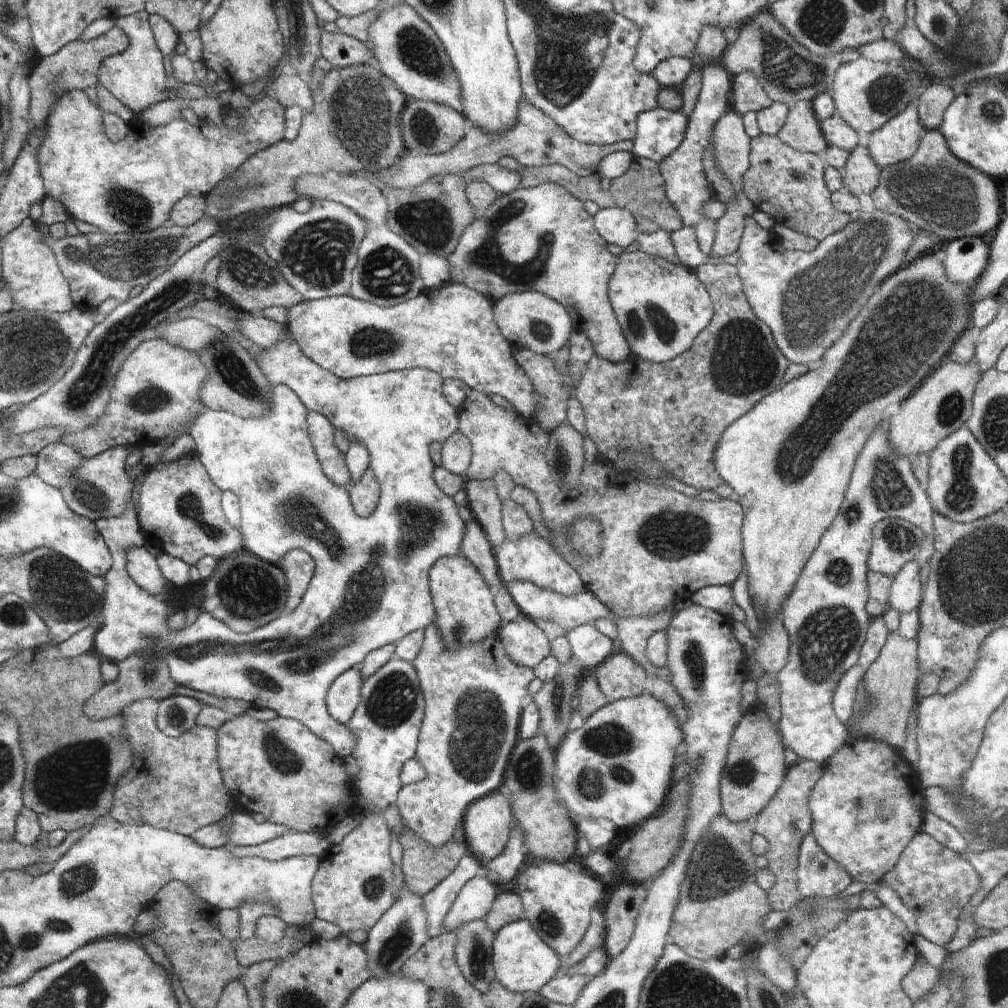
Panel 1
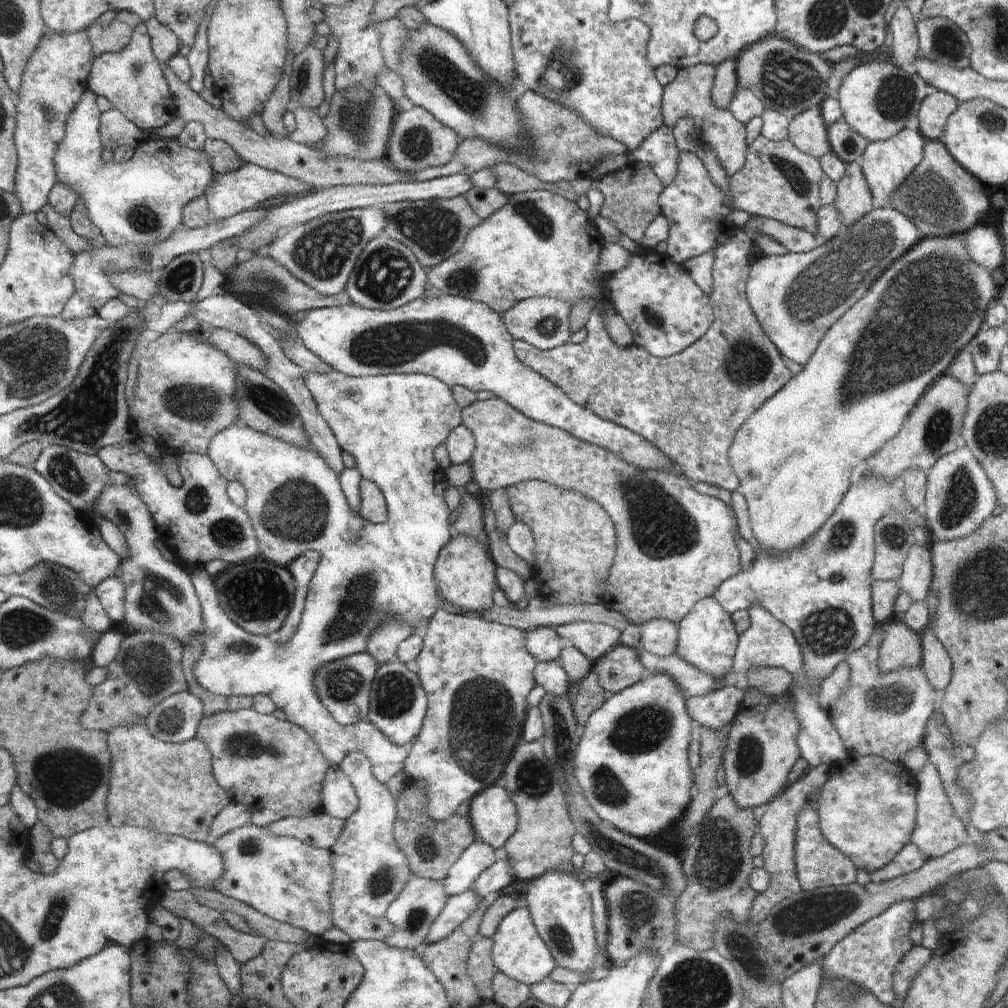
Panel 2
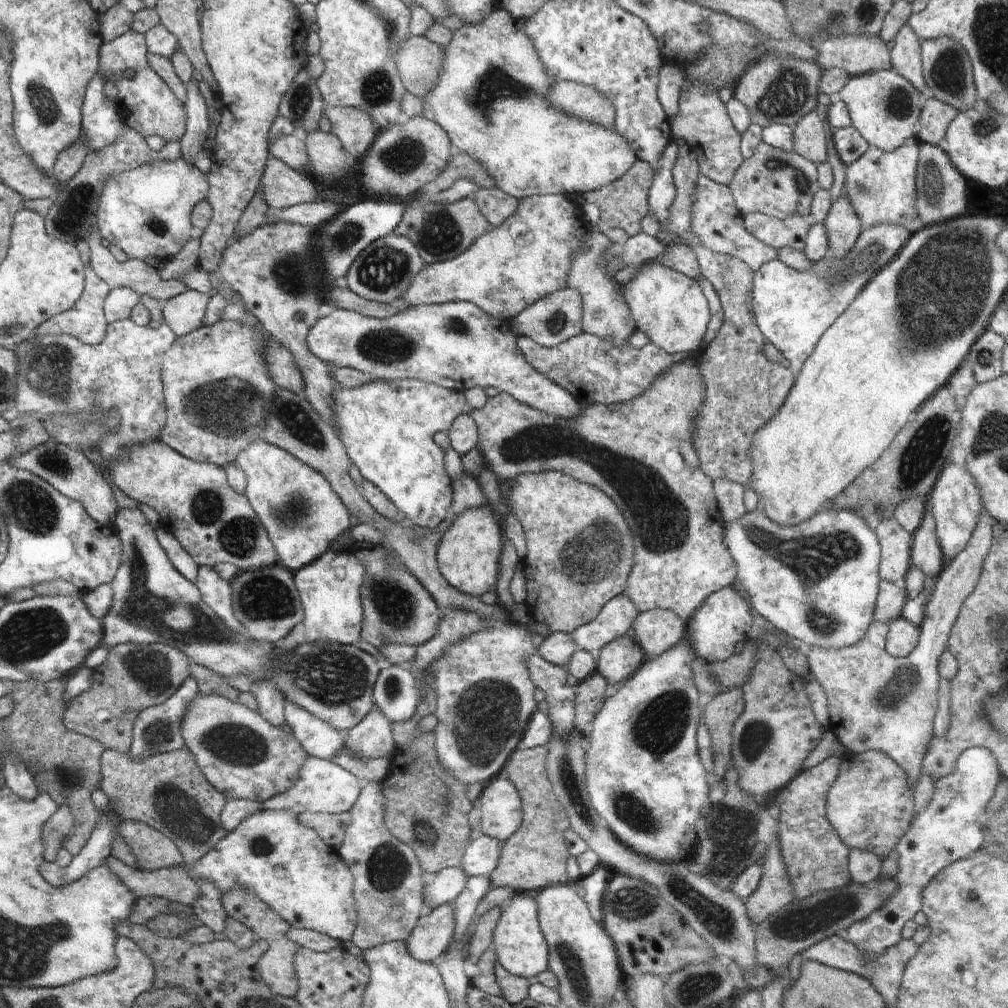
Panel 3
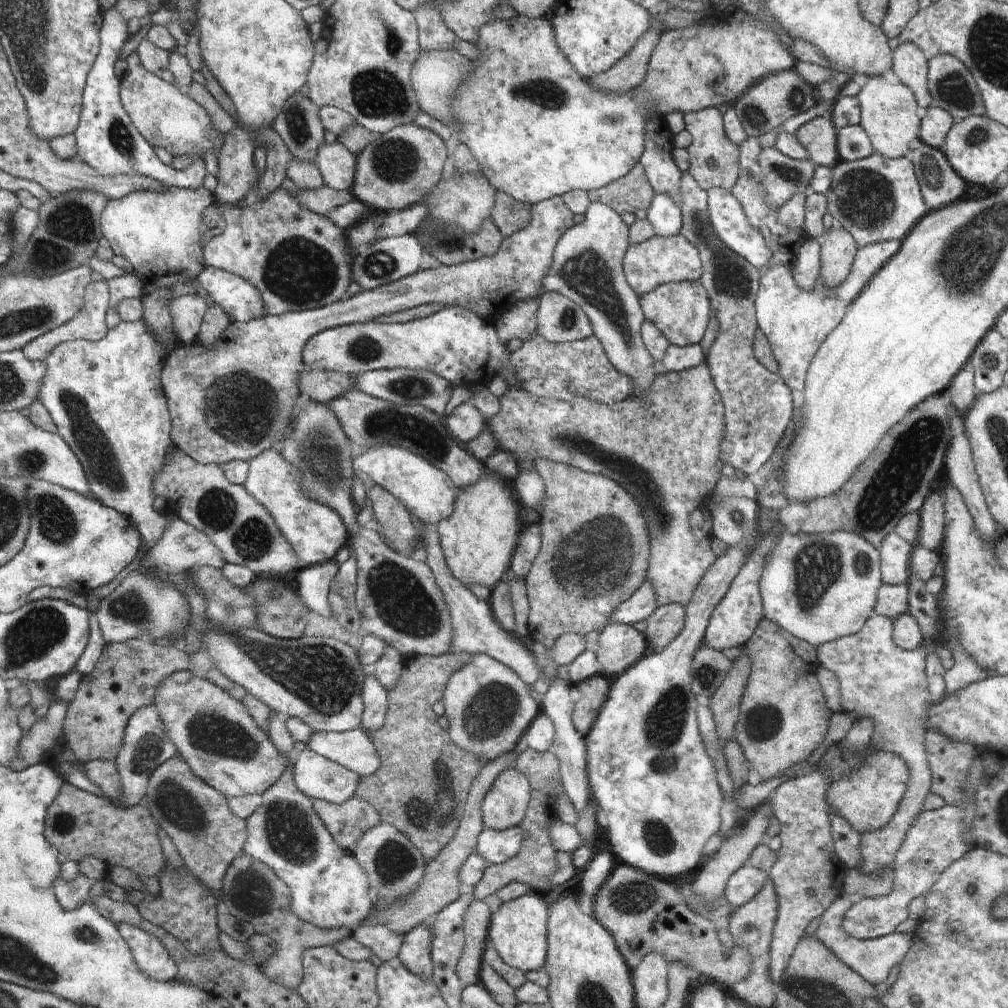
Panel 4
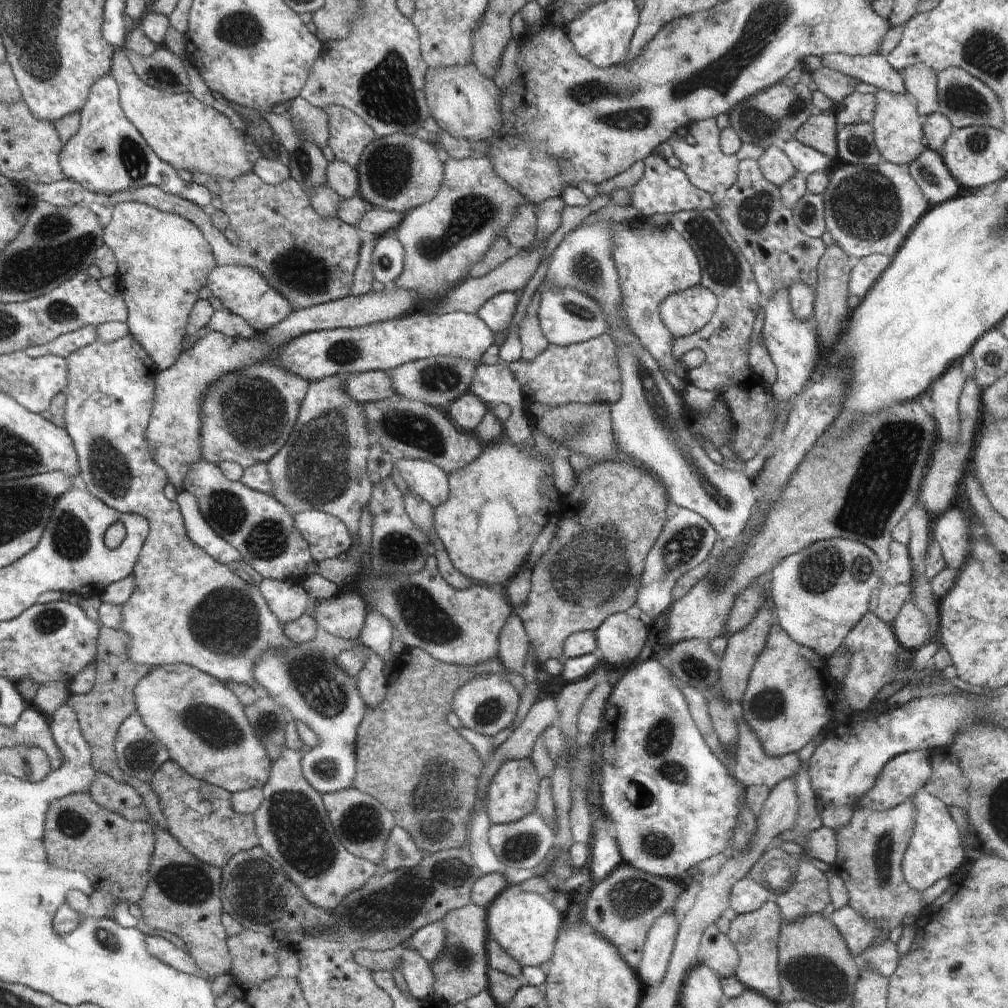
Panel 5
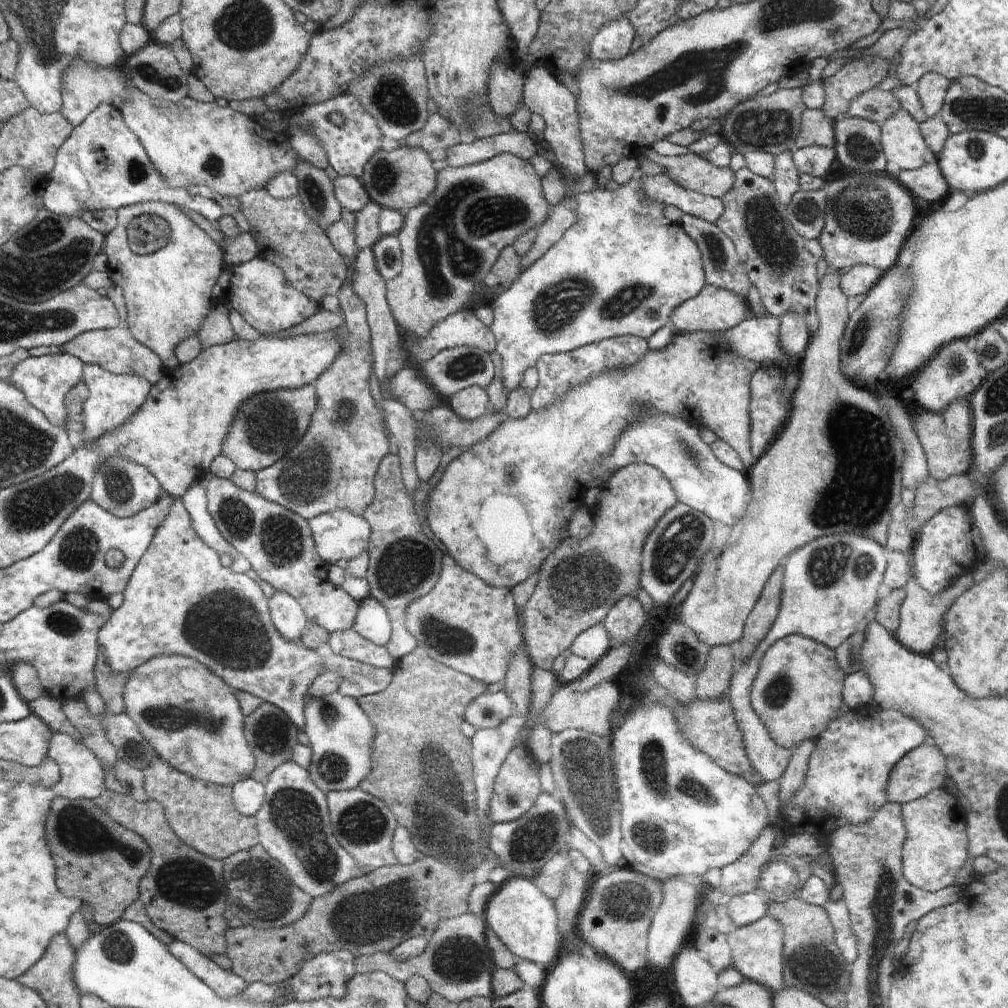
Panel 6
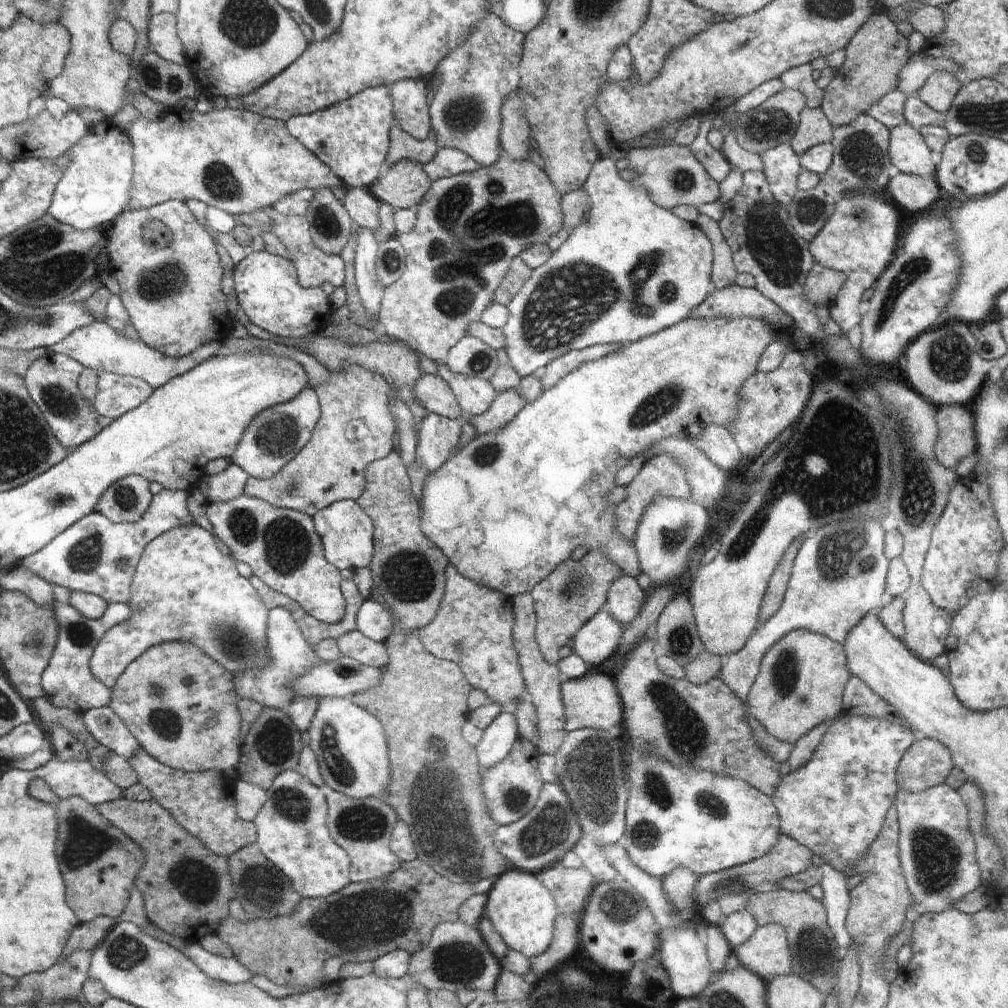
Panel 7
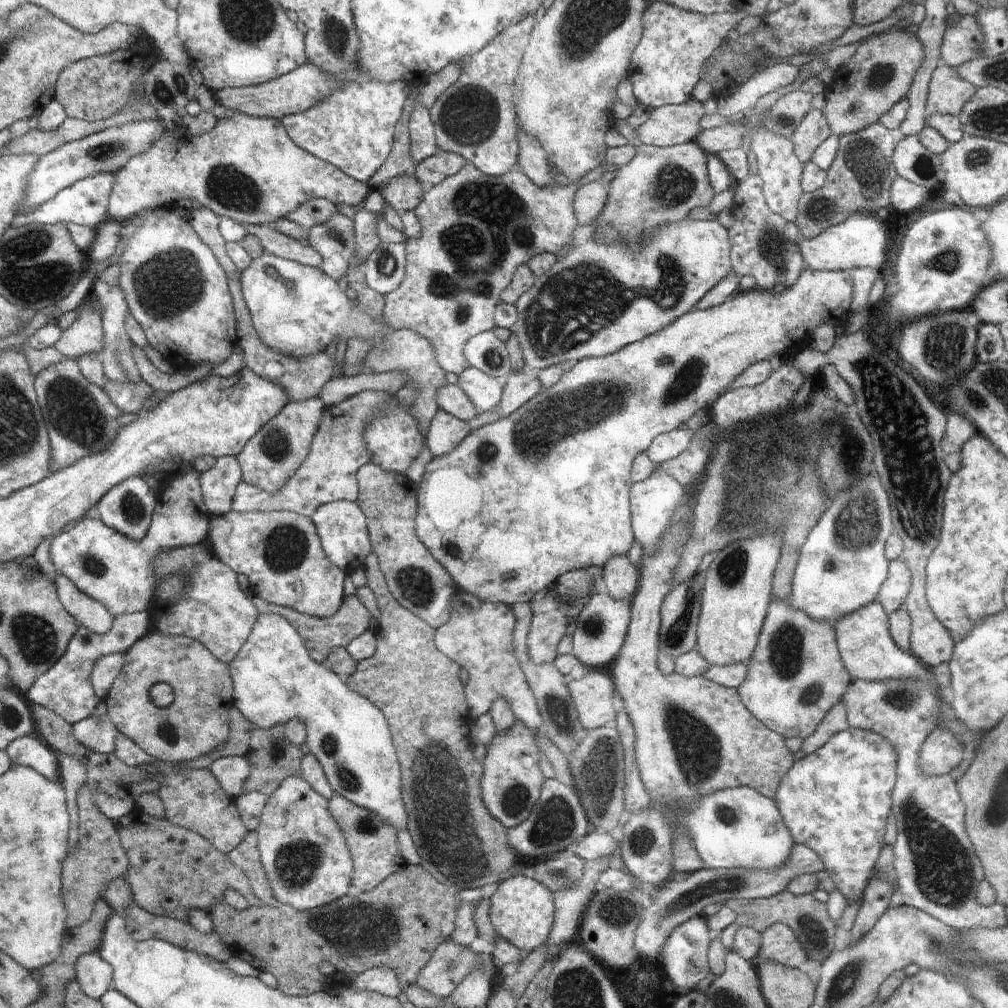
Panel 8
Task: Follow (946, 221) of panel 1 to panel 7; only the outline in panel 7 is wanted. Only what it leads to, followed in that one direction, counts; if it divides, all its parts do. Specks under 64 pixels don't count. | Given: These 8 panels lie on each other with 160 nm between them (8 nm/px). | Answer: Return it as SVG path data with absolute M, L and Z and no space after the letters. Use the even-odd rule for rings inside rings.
M900 173L888 184L890 196L904 212L918 212L928 208L940 196L940 186L932 177L921 178Z

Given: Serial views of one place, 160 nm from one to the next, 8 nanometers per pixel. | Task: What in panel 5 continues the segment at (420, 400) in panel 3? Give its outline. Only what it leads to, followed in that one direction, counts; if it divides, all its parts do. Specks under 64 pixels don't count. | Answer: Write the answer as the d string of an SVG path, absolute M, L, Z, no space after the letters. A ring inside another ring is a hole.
M419 459L394 461L406 486L419 494L430 505L438 506L449 497L449 478L439 466Z

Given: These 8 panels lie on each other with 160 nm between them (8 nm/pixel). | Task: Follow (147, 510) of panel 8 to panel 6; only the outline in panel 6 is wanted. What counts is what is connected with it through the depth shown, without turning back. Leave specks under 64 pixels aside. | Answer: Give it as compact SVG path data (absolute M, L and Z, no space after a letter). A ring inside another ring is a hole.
M114 457L98 469L91 488L91 499L116 518L123 519L156 502L162 494L162 489L158 480L142 465Z

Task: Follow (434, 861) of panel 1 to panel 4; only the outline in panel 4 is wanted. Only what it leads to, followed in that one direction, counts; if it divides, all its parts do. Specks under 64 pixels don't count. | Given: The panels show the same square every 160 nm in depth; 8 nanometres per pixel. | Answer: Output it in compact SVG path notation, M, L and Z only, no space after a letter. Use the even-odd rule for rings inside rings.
M447 653L438 657L407 656L403 661L404 668L398 686L387 692L388 707L384 726L376 732L366 733L382 760L382 766L372 776L360 778L355 797L368 802L378 812L382 823L394 826L400 834L406 836L425 861L434 860L455 836L462 821L469 790L481 769L479 758L450 742L447 731L439 726L433 710L433 705L442 699L450 676L462 666L466 666L472 656L466 653Z

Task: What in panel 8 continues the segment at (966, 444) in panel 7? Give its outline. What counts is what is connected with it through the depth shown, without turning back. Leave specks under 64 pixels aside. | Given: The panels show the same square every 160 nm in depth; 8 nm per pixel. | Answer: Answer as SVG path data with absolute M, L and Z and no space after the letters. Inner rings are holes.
M952 410L948 412L947 425L945 426L945 433L941 440L942 450L947 455L948 453L959 453L962 445L965 444L969 438L978 434L973 426L973 422L964 414Z

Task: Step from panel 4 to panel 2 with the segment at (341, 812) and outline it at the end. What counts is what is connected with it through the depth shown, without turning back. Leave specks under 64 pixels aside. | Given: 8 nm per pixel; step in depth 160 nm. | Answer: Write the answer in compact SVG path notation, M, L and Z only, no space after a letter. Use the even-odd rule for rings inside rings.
M320 811L306 814L302 818L285 817L267 825L270 836L296 838L309 846L330 851L338 842L346 820L336 819Z

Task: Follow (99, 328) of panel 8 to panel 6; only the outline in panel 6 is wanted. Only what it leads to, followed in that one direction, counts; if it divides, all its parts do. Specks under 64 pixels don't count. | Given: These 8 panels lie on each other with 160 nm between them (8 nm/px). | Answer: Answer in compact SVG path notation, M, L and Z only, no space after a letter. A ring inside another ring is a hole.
M218 301L196 335L201 340L202 351L234 340L236 336L229 321L229 308ZM125 325L79 334L61 347L62 353L77 356L85 365L95 364L115 375L137 374L146 378L150 385L155 385L160 379L156 356L147 346L141 345Z

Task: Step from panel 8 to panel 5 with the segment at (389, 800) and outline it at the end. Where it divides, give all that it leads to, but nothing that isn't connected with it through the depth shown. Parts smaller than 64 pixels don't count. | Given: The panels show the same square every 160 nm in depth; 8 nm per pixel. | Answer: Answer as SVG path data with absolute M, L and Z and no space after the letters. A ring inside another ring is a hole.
M263 579L257 587L281 625L297 620L308 612L311 605L310 596L299 581ZM294 646L278 655L272 655L271 653L265 655L255 669L255 677L258 684L266 689L269 694L268 697L272 697L274 702L288 711L292 718L302 721L318 735L319 743L311 751L302 754L301 758L302 772L310 786L321 795L352 788L357 771L355 742L366 705L356 685L353 684L353 678L340 673L337 666L333 666L333 659L317 661L304 656Z

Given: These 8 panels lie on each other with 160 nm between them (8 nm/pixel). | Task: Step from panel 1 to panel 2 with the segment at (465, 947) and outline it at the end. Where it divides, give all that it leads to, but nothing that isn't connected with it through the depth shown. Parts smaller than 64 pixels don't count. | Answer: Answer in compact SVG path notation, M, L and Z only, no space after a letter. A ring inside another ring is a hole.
M478 934L466 962L466 972L470 976L476 990L481 994L482 1000L493 1001L492 980L494 974L499 972L491 958L493 938Z

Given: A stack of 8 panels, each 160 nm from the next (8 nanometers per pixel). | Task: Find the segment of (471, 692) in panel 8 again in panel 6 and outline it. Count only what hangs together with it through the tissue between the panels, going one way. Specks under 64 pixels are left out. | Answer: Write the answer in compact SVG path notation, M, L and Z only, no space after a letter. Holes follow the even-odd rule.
M443 555L442 570L436 586L409 606L406 626L430 658L489 685L506 679L510 663L523 646L518 617L515 598L510 589L486 584L475 574L464 570L450 555Z

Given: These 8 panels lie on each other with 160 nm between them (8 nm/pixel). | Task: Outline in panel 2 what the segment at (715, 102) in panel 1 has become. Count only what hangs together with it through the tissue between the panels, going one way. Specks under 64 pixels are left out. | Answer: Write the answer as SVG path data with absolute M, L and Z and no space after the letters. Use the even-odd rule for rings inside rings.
M679 152L676 178L662 190L658 206L669 223L666 254L674 263L683 264L686 260L706 254L712 248L716 250L734 236L736 226L726 218L732 210L726 206L726 196L720 188L716 188L716 184L712 184L704 164L695 152Z

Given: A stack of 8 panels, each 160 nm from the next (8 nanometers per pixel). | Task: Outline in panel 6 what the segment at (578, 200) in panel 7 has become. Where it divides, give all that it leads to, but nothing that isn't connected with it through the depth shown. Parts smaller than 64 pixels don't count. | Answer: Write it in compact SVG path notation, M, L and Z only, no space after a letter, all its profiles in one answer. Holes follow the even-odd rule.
M567 201L553 205L552 214L550 213L548 218L535 230L537 237L532 248L524 257L521 257L523 272L534 261L542 258L576 221L577 213L570 209Z

